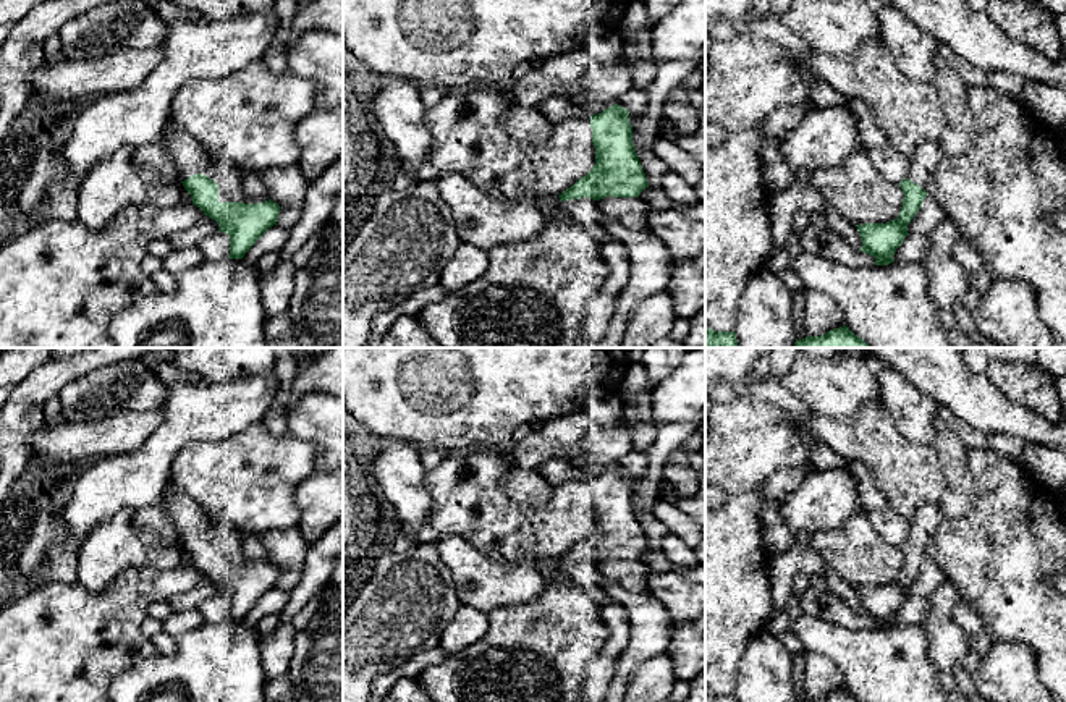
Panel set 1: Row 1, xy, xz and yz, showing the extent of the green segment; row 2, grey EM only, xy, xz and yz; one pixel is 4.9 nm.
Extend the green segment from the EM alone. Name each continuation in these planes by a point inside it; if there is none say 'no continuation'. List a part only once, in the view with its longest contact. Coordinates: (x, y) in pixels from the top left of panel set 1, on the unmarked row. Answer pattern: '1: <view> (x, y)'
1: xy (188, 516)

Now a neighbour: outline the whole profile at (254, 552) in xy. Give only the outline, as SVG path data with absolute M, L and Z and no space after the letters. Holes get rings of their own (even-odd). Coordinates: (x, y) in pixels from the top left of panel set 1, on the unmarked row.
M246 532L243 535L243 552L246 556L244 566L259 566L270 561L270 556L265 550L265 547L260 542L260 537L252 532Z

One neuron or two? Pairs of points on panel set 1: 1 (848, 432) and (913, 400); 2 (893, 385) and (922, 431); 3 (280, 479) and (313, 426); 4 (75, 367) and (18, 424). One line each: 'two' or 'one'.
1: two
2: one
3: two
4: one

